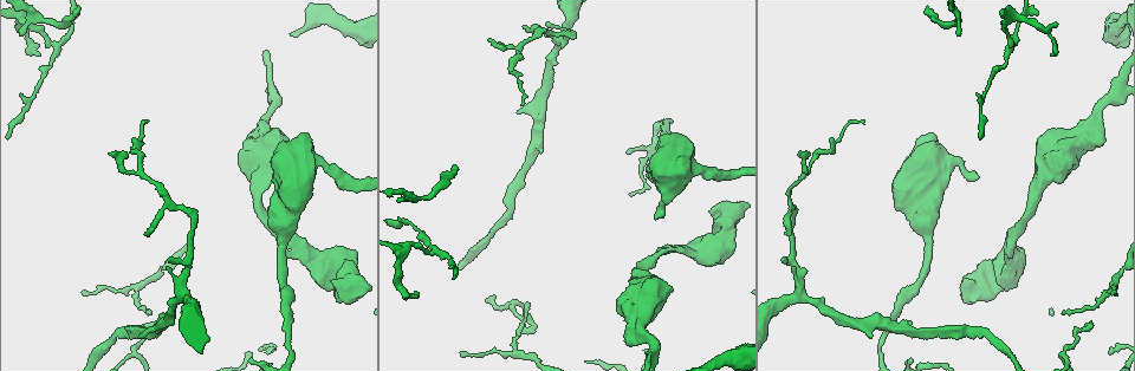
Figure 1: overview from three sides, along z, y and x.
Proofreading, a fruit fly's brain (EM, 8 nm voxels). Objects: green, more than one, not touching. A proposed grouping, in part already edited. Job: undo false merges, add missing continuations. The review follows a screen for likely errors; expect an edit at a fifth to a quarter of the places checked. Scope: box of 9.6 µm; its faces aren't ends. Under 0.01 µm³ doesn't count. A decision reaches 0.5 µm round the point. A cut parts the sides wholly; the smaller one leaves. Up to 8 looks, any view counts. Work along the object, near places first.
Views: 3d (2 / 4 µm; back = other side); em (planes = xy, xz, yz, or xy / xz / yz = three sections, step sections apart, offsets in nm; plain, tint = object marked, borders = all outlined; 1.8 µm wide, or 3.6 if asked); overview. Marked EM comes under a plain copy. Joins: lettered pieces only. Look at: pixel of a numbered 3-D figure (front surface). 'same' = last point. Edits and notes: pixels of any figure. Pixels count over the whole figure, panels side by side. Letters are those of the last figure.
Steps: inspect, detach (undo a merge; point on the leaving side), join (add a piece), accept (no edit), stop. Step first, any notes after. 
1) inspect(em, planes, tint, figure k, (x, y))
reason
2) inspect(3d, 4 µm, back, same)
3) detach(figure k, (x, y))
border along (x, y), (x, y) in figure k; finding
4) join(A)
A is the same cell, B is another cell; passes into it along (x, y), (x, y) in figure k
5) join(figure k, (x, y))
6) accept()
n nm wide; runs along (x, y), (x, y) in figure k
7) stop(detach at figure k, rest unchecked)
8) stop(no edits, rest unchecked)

inspect(em, xy, step 8, borders, figure 1, (656, 218))
an open end

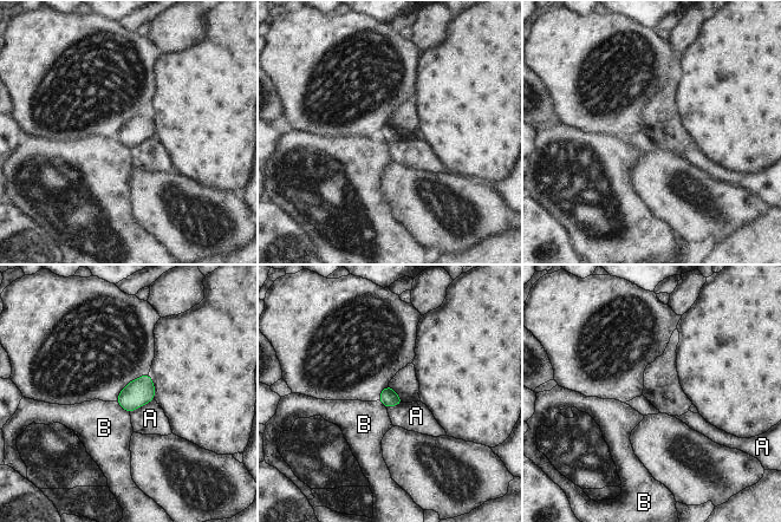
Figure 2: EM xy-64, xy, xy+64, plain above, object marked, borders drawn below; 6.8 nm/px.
inspect(em, planes, borders, same)
cut it another way

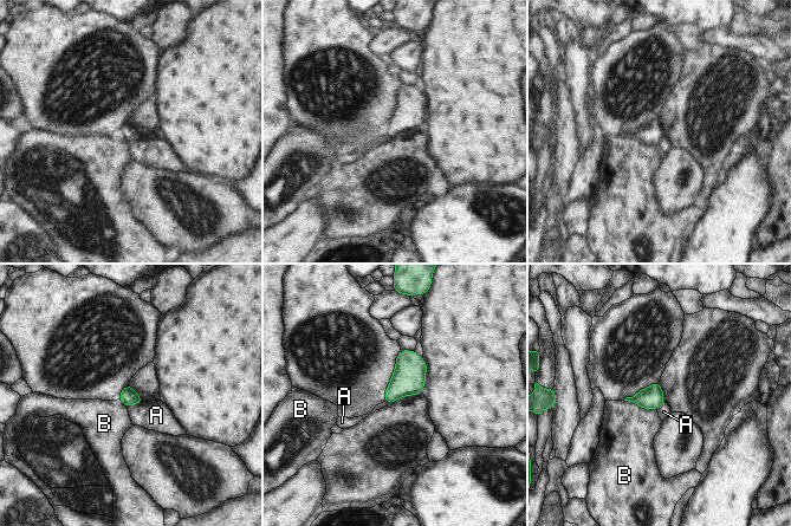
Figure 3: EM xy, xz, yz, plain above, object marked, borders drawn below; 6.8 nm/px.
accept()
A and B are other cells; border along (143, 402), (131, 406), (122, 403) in figure 3; none of them fits

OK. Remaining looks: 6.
inspect(em, planes, borders, figure 1, (522, 104))
branch stops here

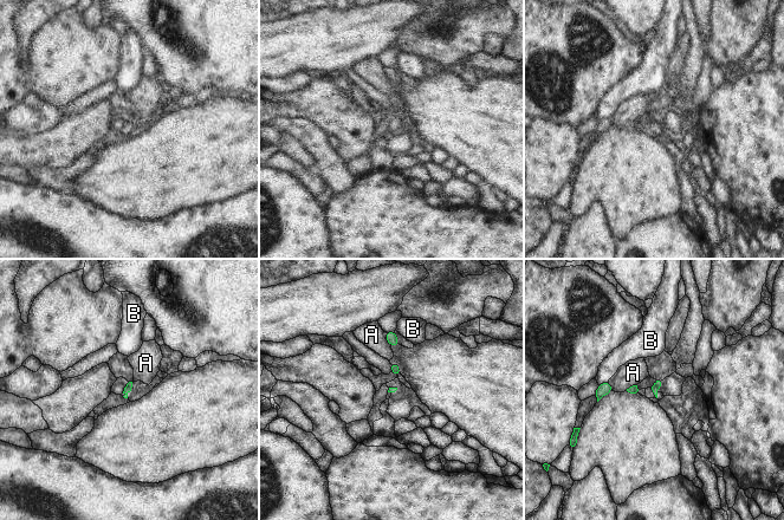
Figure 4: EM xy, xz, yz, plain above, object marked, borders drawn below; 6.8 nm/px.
accept()
A and B are other cells; border along (384, 332), (384, 338), (390, 345) in figure 4; no lettered piece goes on from it

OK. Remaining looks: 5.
inspect(em, 3.6 µm, planes, tint, figure 1, (1012, 263))
calibre changes

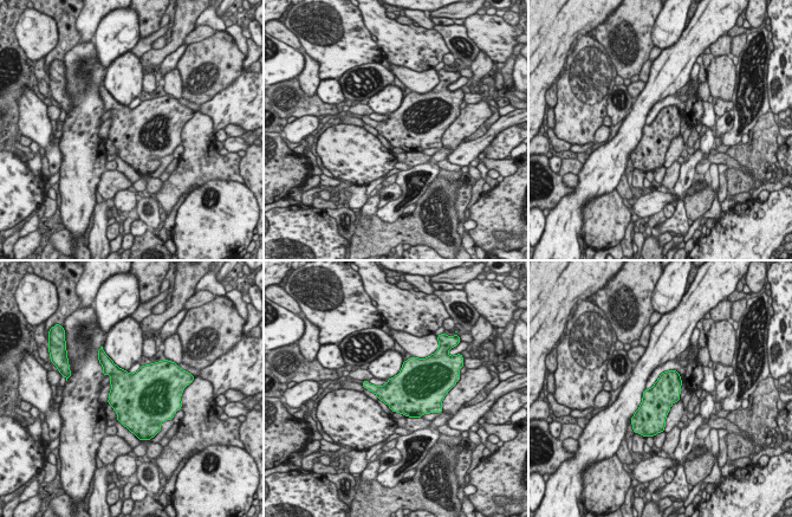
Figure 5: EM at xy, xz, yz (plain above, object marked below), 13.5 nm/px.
inspect(em, 3.6 µm, planes, borders, same)
what lies round it

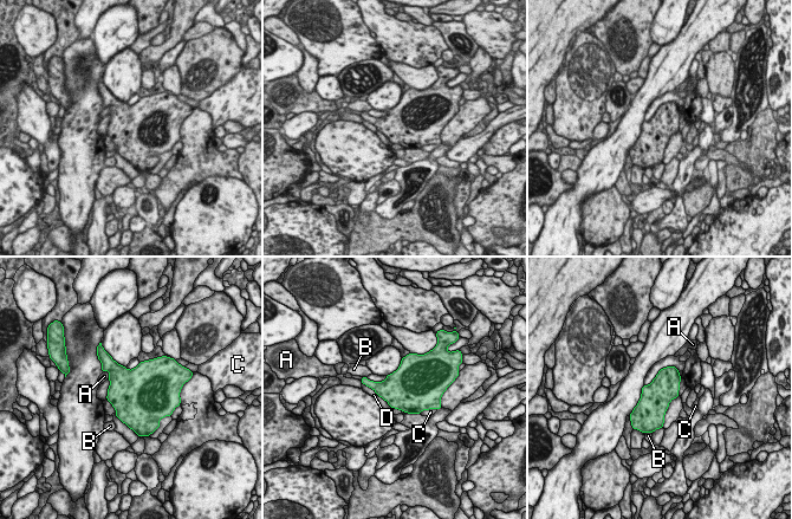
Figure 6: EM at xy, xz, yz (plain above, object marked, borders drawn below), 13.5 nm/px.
accept()
400 nm wide; A, B, C and D are other cells; border along (109, 378), (110, 383), (105, 399) in figure 6; one neuron here

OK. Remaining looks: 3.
stop(no edits, rest unchecked)

